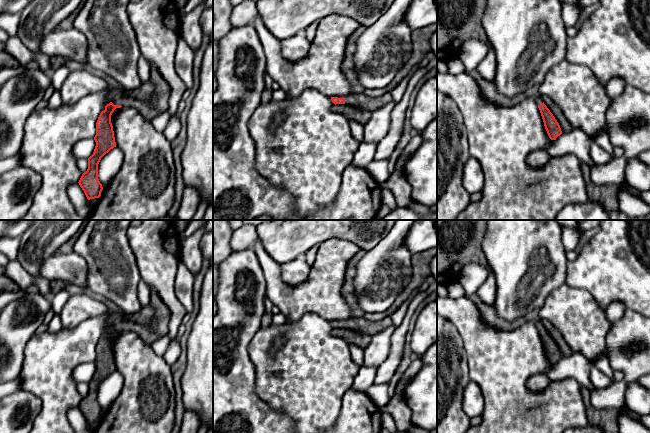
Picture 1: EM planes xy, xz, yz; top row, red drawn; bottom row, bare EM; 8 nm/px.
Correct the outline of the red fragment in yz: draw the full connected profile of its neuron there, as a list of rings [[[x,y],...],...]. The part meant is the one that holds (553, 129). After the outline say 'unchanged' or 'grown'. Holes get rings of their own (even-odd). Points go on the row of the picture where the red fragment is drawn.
[[[541,96],[535,98],[535,102],[537,103],[540,110],[544,126],[549,138],[551,140],[556,140],[556,138],[562,134],[559,123],[557,122],[553,114],[550,112],[550,110],[547,108],[547,106],[544,104]]]; grown

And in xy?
[[[150,62],[150,80],[154,87],[151,99],[146,103],[133,100],[131,97],[118,96],[107,104],[100,113],[96,122],[96,146],[93,154],[88,158],[88,169],[79,180],[79,185],[88,200],[99,198],[103,190],[98,179],[98,164],[101,158],[111,149],[116,147],[111,115],[116,108],[132,107],[137,109],[148,121],[158,114],[168,110],[170,87],[159,73],[157,67]]]; grown

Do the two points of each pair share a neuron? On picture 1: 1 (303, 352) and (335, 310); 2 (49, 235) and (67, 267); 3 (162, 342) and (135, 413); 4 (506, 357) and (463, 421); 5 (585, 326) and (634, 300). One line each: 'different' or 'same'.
1: different
2: different
3: different
4: different
5: different

